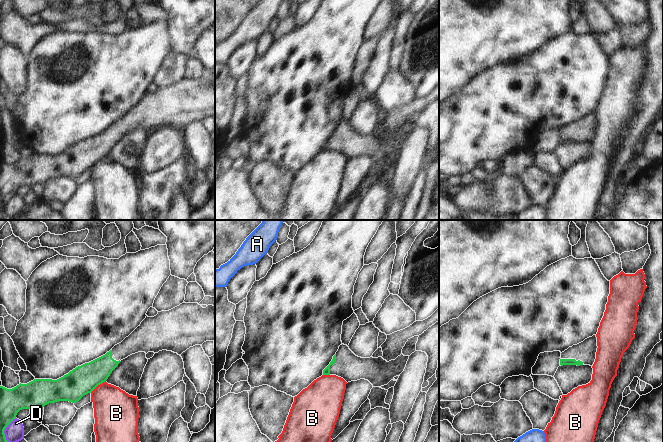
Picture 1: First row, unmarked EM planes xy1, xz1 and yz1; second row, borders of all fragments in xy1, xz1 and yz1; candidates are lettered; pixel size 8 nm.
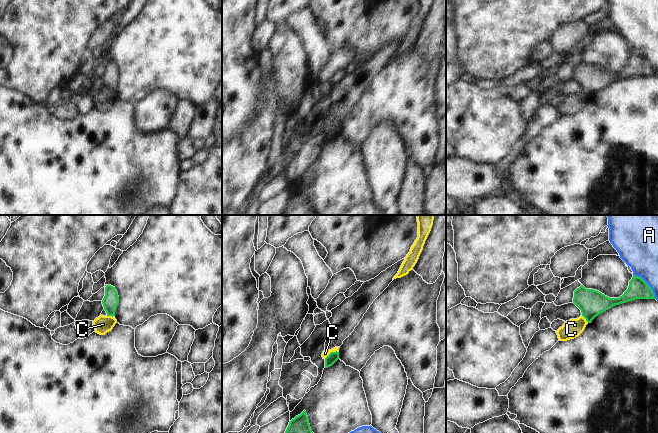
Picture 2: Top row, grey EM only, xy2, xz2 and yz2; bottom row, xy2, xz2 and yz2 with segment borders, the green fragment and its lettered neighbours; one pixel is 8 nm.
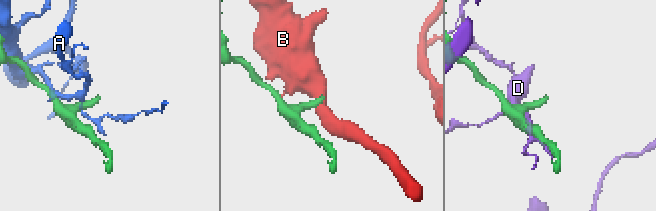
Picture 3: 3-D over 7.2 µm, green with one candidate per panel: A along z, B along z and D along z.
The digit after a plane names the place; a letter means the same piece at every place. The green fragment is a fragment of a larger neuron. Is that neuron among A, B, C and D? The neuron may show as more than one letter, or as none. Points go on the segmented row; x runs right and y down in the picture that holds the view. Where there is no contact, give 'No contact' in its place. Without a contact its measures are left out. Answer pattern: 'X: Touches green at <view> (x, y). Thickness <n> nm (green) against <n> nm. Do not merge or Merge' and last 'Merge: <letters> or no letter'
A: Touches green at yz2 (647, 284). Thickness 160 nm (green) against 280 nm. Do not merge
B: Touches green at xy1 (97, 385). Thickness 220 nm (green) against 340 nm. Do not merge
C: Touches green at xz2 (331, 352). Thickness 80 nm (green) against 50 nm. Do not merge
D: Touches green at xy1 (4, 429). Thickness 190 nm (green) against 160 nm. Do not merge
Merge: no letter

